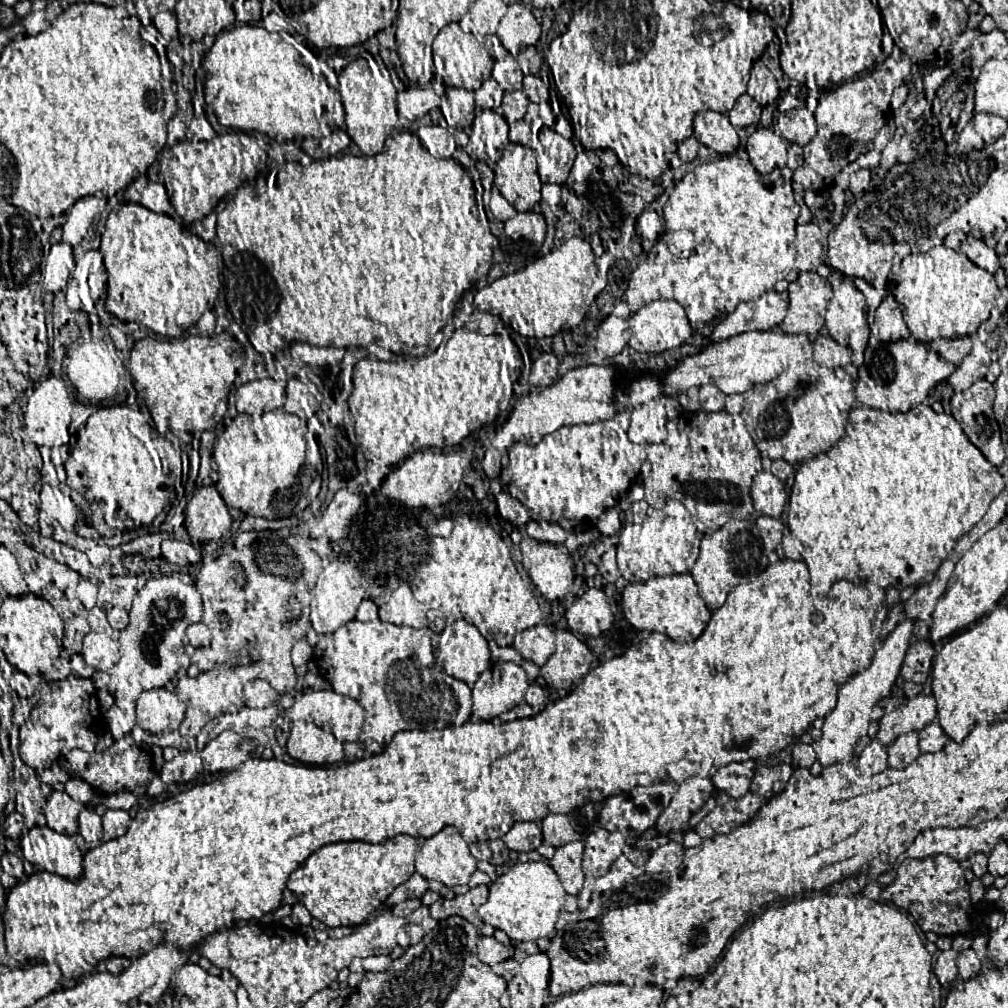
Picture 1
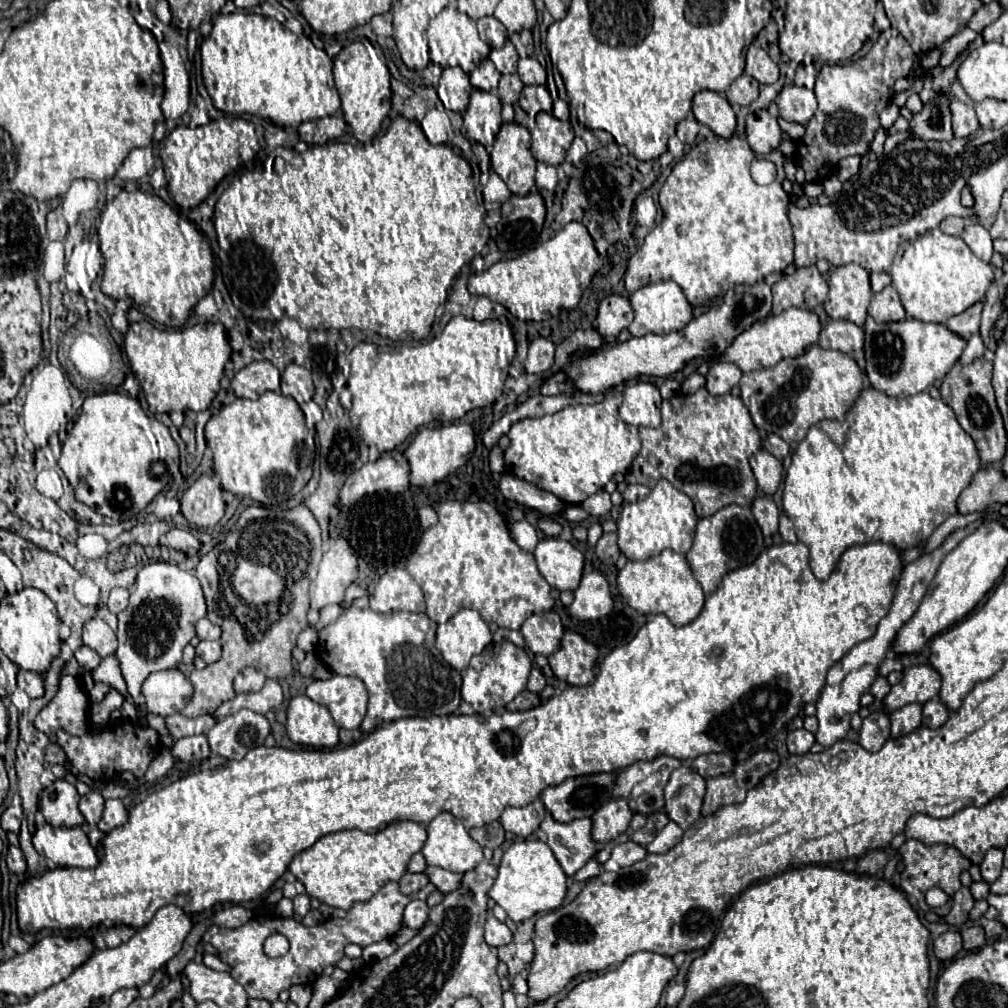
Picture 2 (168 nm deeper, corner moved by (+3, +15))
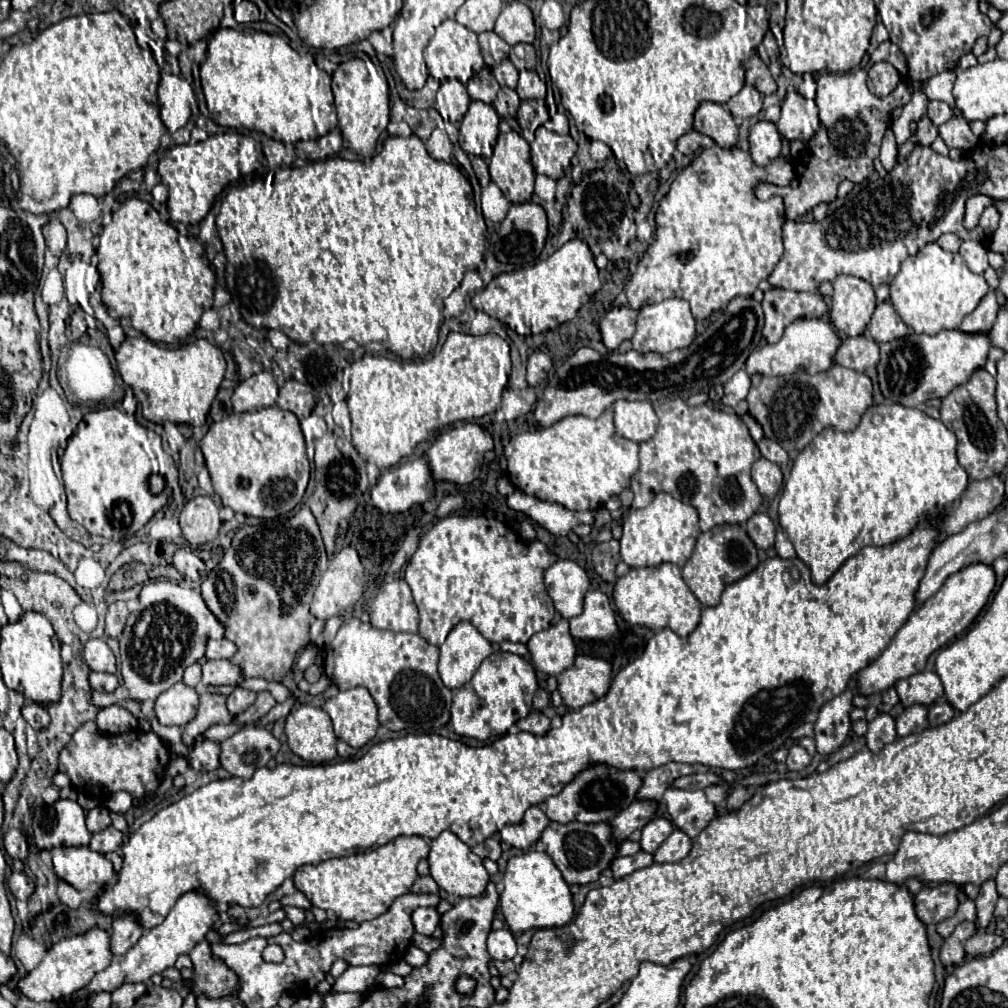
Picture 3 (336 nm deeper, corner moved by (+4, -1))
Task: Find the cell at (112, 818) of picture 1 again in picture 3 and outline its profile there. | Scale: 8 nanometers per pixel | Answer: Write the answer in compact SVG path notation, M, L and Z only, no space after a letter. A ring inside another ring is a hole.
M108 826L106 830L102 830L102 832L98 832L98 834L92 834L92 840L90 840L88 846L90 846L94 852L106 854L106 852L118 850L118 848L122 846L122 840L124 840L122 832L116 830L114 826Z

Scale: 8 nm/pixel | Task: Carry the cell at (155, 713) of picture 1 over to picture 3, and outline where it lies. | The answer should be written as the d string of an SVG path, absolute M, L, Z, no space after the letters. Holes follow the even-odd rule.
M176 682L156 698L154 712L158 722L164 726L186 726L196 716L196 704L196 690L184 682Z

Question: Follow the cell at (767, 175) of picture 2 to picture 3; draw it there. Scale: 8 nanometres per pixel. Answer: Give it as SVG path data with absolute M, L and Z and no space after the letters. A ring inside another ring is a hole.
M882 42L874 54L872 64L876 62L890 62L900 72L900 84L894 88L892 94L878 98L870 94L866 86L866 68L846 74L824 74L818 78L816 90L816 106L820 110L820 128L806 142L806 170L798 170L798 188L779 190L770 182L758 182L754 188L756 198L768 200L774 194L782 197L785 208L785 217L797 220L811 211L820 202L832 202L836 198L836 188L842 180L852 180L854 184L864 182L874 172L874 158L878 158L880 142L890 126L892 118L890 112L896 106L904 106L910 100L908 88L908 64L900 48L892 42Z

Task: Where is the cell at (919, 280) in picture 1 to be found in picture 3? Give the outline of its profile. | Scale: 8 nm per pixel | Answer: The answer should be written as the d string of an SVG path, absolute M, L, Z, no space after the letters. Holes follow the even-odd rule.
M926 244L918 254L902 262L900 272L890 284L890 298L908 328L916 334L936 334L958 328L962 318L980 304L988 290L984 276L970 272L960 254L946 252L938 244Z

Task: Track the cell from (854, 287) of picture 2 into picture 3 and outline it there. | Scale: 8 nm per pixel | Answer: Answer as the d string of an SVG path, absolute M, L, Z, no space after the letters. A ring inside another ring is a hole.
M838 276L834 282L830 320L836 330L846 336L864 334L868 320L876 308L874 290L868 282L856 276Z

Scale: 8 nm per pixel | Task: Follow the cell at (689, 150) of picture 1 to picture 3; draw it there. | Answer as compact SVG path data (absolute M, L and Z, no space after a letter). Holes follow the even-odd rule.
M690 130L688 134L684 134L684 136L678 138L676 146L678 146L678 150L680 150L682 154L692 156L692 154L696 154L696 150L700 148L700 142L702 142L702 134L696 132L696 130Z

